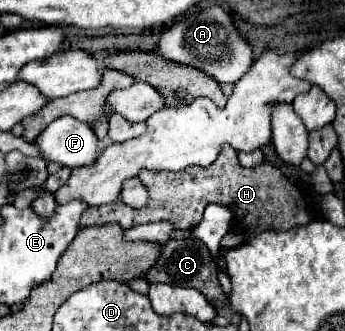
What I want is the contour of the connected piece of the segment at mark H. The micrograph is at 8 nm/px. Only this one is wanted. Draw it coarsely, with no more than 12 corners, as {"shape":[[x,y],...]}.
{"shape":[[223,146],[183,172],[143,170],[149,204],[89,208],[81,226],[169,220],[191,232],[227,206],[243,242],[309,224],[303,192]]}

